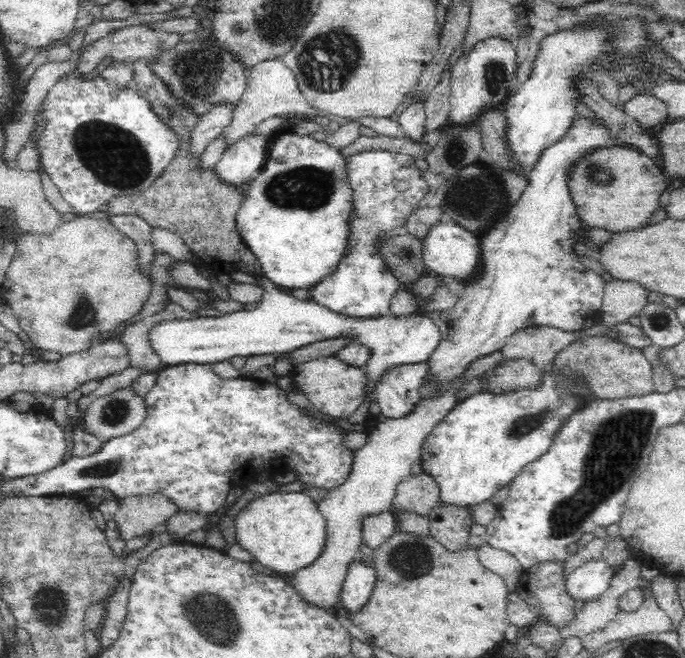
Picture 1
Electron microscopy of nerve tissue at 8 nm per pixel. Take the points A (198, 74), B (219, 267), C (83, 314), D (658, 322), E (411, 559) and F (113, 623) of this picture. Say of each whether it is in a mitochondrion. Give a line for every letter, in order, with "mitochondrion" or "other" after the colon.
A: mitochondrion
B: other
C: mitochondrion
D: mitochondrion
E: mitochondrion
F: other

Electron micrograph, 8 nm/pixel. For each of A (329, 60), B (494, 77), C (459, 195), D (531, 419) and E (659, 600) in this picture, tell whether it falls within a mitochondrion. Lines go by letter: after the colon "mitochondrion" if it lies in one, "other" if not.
A: mitochondrion
B: mitochondrion
C: mitochondrion
D: mitochondrion
E: other

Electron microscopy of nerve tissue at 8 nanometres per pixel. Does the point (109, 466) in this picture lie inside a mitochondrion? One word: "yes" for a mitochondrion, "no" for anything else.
yes

